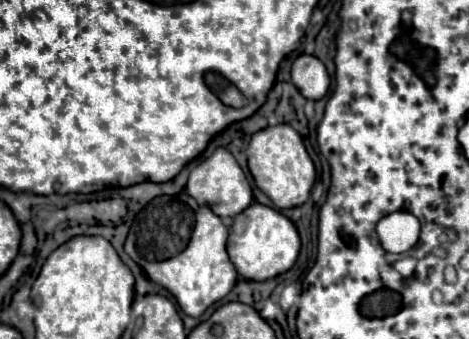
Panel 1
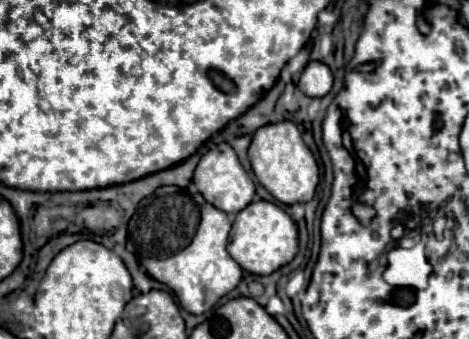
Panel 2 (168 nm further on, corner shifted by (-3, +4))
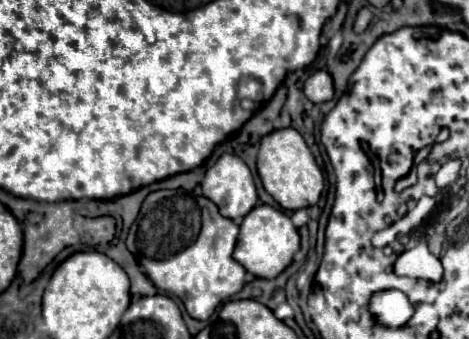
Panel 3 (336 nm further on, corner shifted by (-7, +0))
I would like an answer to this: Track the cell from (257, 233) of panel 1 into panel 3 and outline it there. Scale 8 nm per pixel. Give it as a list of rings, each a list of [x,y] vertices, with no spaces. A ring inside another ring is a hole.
[[[258,205],[244,217],[240,225],[234,259],[252,275],[258,275],[262,279],[276,279],[292,263],[292,257],[298,249],[300,249],[300,235],[292,225],[290,217],[270,205]]]

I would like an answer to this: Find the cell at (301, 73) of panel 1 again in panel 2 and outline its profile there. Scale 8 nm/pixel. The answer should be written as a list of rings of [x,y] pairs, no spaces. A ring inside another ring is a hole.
[[[310,61],[302,71],[298,87],[308,97],[324,97],[332,89],[332,71],[320,61]]]

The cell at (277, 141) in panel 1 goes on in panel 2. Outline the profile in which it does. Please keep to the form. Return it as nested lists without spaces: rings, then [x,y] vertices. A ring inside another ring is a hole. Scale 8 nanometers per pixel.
[[[280,121],[272,125],[260,127],[250,143],[248,149],[248,159],[252,163],[252,171],[256,179],[262,183],[266,191],[274,195],[284,205],[294,205],[294,203],[306,203],[314,197],[316,185],[318,185],[318,165],[306,143],[302,141],[300,131],[292,121]]]

